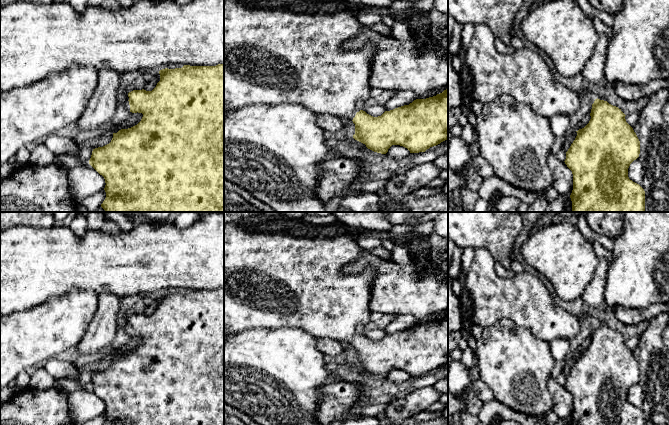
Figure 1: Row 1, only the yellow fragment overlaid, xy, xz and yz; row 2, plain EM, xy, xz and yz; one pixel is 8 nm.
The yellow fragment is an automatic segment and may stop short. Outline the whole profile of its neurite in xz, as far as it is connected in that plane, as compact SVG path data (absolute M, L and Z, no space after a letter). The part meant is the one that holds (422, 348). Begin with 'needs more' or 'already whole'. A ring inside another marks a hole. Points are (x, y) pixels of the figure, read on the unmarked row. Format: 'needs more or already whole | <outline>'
needs more | M256 215L224 225L224 327L229 333L276 327L301 327L316 338L347 342L355 348L353 362L374 376L386 378L392 369L407 372L410 377L425 376L448 364L448 313L436 320L416 323L381 340L373 341L362 334L372 311L369 308L371 288L378 275L372 266L357 274L344 274L342 268L354 262L364 251L349 237L317 238L315 225L302 218Z

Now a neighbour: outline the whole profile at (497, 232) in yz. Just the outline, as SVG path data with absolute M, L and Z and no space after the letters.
M448 212L448 237L456 246L485 248L505 268L511 268L510 254L522 230L521 212Z

